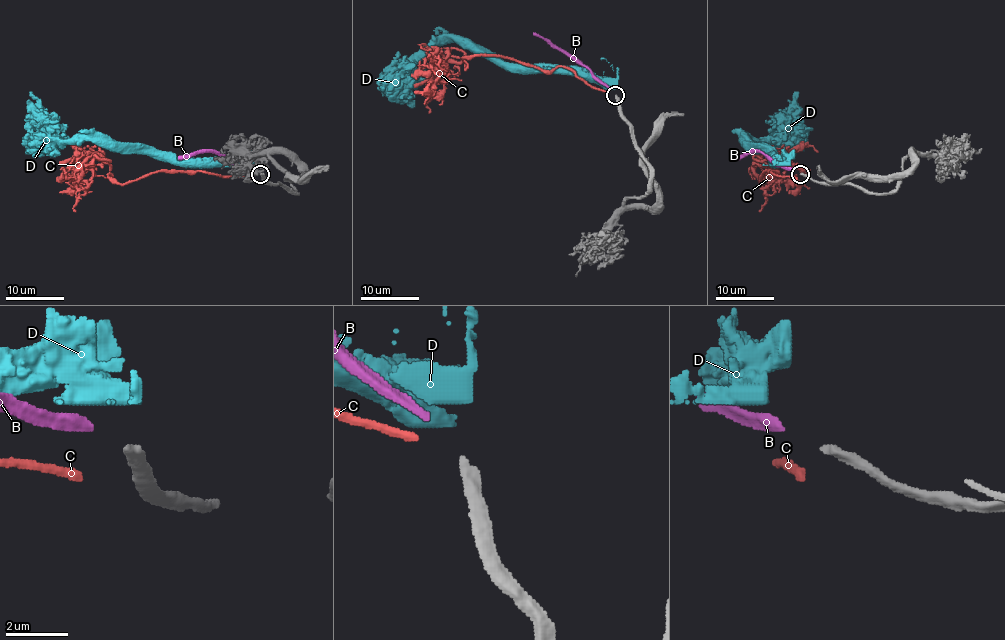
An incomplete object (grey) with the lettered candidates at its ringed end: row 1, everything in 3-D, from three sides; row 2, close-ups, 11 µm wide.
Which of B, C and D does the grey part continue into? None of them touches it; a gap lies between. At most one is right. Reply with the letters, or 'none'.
B

